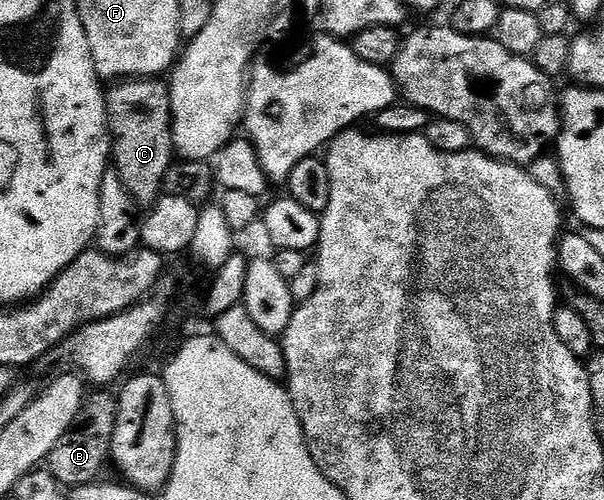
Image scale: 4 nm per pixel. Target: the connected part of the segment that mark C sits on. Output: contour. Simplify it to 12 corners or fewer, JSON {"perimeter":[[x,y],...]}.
{"perimeter":[[168,84],[108,86],[112,168],[137,204],[175,160]]}

